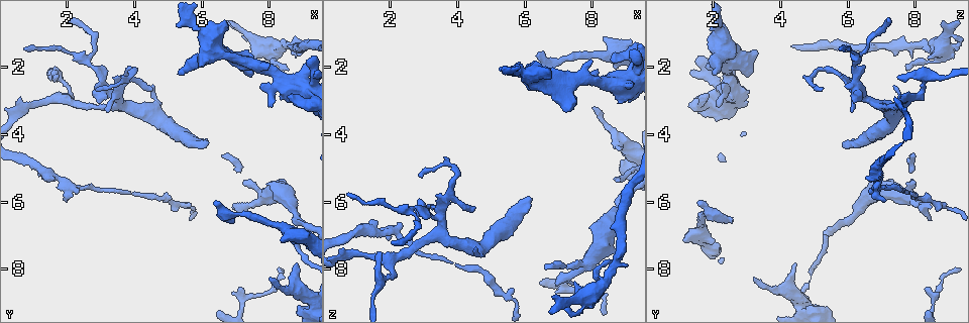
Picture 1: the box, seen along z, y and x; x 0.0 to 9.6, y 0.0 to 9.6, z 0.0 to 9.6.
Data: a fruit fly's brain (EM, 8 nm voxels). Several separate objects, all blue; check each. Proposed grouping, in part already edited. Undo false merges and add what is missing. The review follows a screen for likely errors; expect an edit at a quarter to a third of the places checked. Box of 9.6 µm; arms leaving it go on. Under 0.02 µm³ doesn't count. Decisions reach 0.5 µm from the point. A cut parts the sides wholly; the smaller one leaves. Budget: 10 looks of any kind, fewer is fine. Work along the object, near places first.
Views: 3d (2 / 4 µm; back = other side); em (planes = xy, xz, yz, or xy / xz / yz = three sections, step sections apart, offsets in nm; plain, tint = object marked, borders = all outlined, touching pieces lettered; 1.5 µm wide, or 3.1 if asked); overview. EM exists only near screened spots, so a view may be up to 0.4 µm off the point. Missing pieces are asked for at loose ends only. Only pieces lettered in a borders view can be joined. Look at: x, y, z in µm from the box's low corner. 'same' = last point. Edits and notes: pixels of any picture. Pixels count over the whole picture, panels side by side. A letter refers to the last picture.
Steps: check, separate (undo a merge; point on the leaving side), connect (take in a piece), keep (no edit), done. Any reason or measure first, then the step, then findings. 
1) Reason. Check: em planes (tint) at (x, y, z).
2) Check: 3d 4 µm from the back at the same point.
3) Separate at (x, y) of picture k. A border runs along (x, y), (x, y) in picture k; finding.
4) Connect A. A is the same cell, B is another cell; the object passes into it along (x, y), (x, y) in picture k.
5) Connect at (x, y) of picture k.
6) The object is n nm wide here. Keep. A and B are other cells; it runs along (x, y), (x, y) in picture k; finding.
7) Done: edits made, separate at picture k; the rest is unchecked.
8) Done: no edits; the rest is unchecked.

An open end. Check: 3d 4 µm at (6.95, 6.65, 2.55).

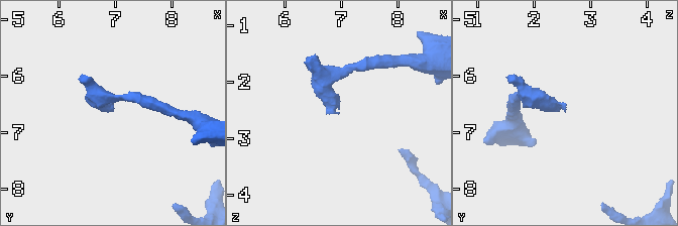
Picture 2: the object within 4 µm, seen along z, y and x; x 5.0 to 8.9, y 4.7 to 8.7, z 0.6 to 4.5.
Check: em planes (borders) at (6.85, 6.60, 2.55).

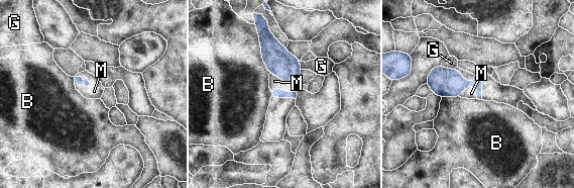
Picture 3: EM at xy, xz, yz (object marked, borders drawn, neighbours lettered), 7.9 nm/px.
The longest contact is with B, 360 nm. Connect M. M is the same cell, B and G are other cells; the cell continues.

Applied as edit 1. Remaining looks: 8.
An open end. Check: em planes (borders) at (8.85, 7.80, 4.50).

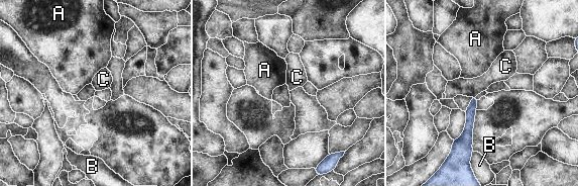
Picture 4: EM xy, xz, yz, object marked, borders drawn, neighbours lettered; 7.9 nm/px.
Keep. A, B and C are other cells; it runs along (474, 97), (470, 111), (467, 149) in picture 4; no lettered piece goes on from it.

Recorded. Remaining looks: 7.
Thick end. Check: em xz step 8 (borders) at (8.70, 2.90, 1.95).

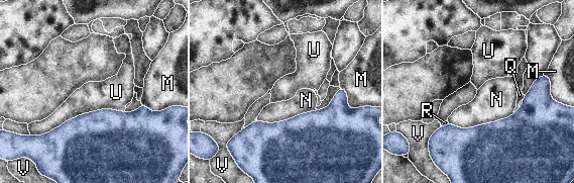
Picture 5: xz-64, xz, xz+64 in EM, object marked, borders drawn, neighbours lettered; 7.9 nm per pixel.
Keep. M, N, Q, R, U and V are other cells; no lettered piece goes on from it.

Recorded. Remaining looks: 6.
Free end. Check: 3d 4 µm at (6.70, 0.60, 2.10).

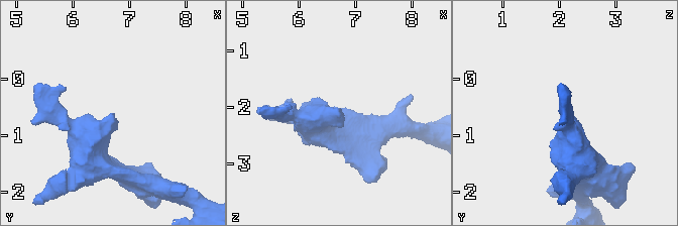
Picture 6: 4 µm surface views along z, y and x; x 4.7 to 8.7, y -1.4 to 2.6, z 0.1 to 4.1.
Need the tissue. Check: em planes (tint) at (6.70, 0.60, 2.05).

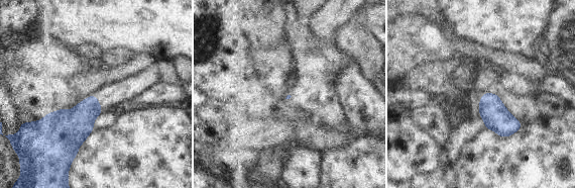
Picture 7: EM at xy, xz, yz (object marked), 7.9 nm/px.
Check: em planes (borders) at the same point.

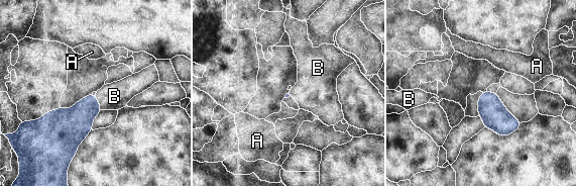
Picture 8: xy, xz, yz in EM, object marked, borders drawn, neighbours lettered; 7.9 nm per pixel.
Connect B. B is the same cell, A is another cell; it goes on there.

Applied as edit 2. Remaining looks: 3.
Done: edits made, connect at picture 3, connect at picture 8; the rest is unchecked.

